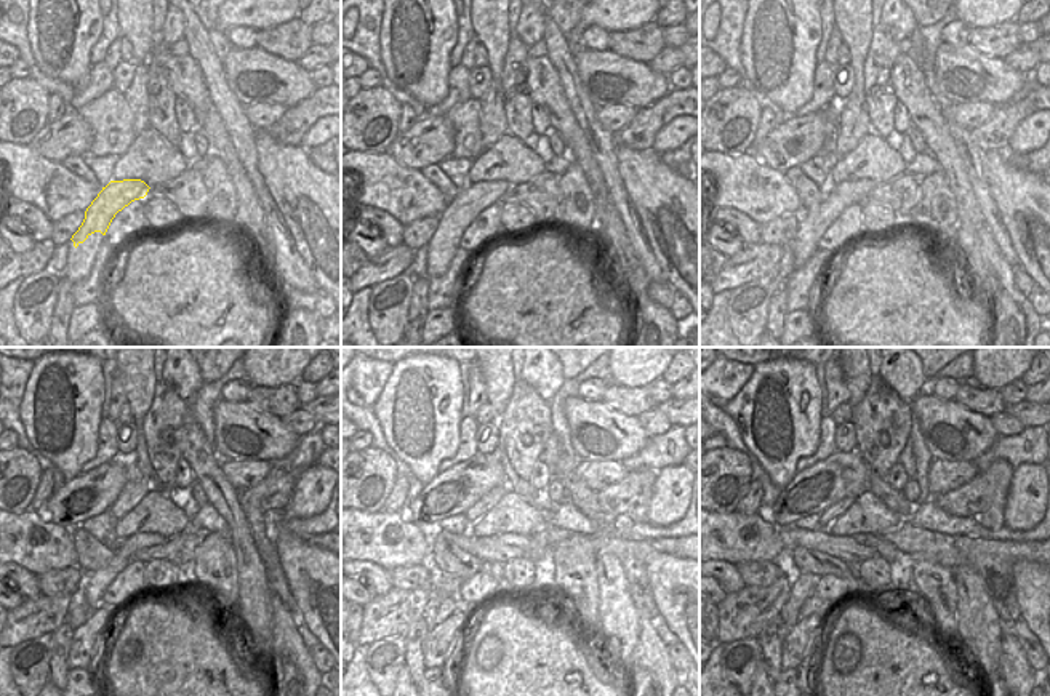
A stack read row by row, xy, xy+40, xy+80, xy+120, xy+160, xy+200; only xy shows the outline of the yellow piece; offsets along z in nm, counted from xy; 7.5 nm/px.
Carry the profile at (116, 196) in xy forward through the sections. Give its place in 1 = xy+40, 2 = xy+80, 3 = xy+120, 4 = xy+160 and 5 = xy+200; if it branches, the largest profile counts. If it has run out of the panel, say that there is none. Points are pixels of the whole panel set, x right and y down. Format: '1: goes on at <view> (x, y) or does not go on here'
1: goes on at xy+40 (474, 197)
2: goes on at xy+80 (849, 192)
3: goes on at xy+120 (125, 549)
4: goes on at xy+160 (522, 541)
5: goes on at xy+200 (884, 549)

